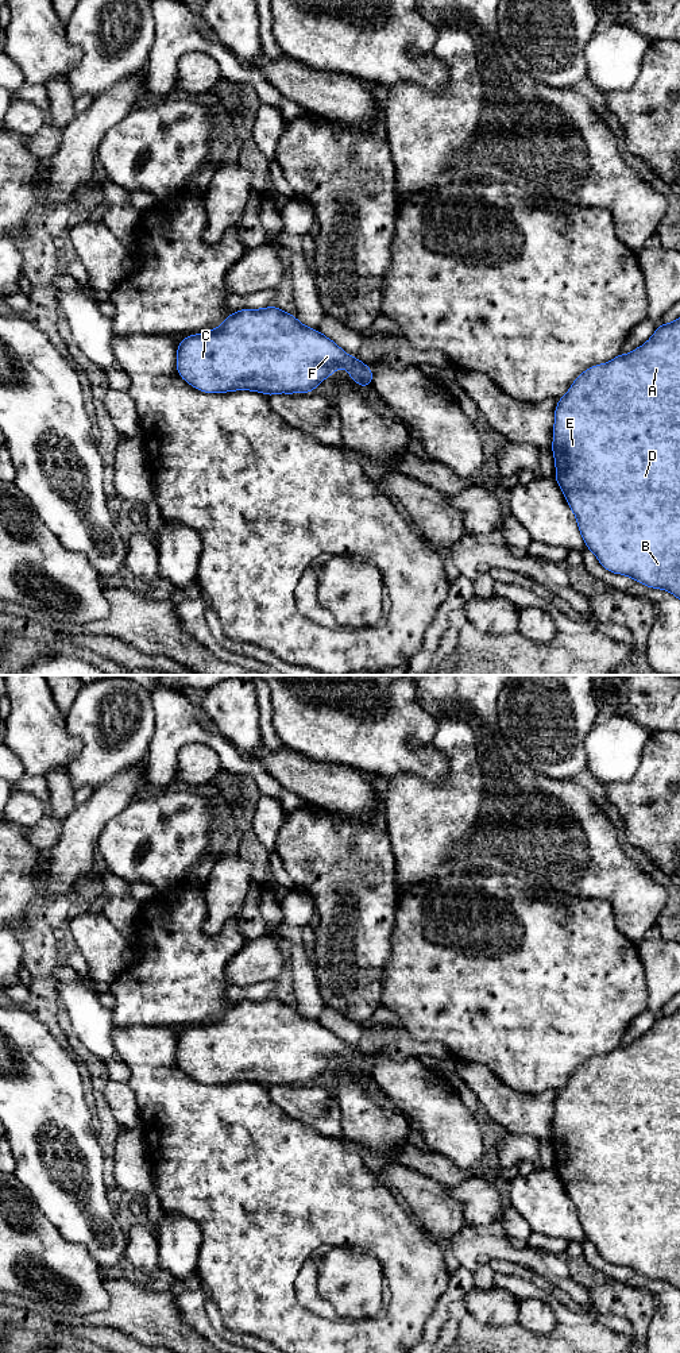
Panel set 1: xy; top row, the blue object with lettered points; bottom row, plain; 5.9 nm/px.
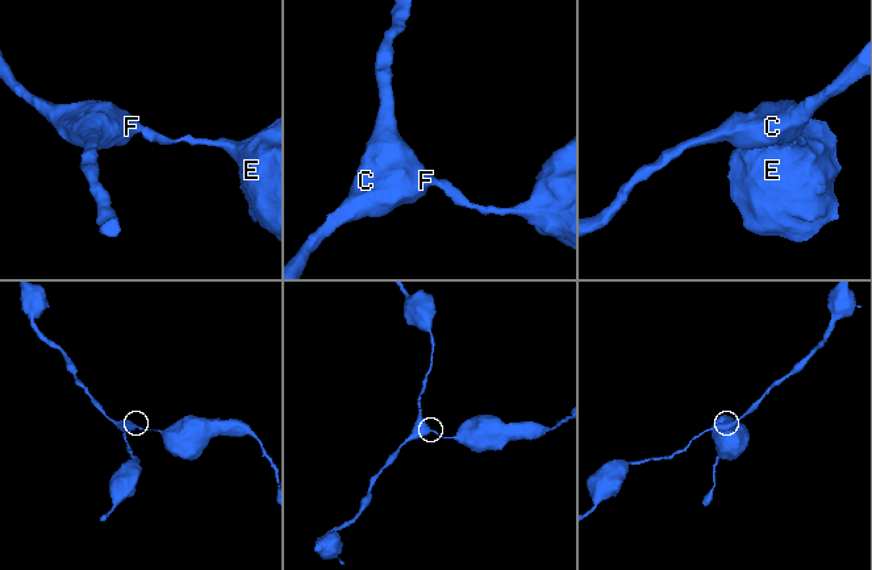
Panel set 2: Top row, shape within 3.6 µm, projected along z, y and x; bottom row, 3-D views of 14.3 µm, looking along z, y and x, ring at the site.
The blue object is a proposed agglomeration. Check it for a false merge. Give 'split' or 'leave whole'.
leave whole

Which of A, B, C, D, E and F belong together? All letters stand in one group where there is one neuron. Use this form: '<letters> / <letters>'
A B C D E F

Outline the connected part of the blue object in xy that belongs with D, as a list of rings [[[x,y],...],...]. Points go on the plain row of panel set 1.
[[[680,1009],[658,1015],[653,1028],[630,1045],[588,1059],[556,1095],[552,1144],[556,1155],[555,1171],[572,1200],[586,1238],[592,1242],[603,1260],[622,1265],[650,1279],[662,1280],[680,1291]]]

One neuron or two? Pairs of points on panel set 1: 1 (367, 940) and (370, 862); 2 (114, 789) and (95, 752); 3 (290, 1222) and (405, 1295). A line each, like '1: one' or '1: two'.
1: one
2: two
3: one

